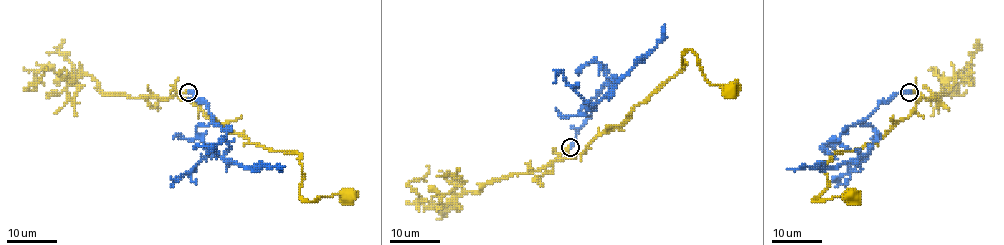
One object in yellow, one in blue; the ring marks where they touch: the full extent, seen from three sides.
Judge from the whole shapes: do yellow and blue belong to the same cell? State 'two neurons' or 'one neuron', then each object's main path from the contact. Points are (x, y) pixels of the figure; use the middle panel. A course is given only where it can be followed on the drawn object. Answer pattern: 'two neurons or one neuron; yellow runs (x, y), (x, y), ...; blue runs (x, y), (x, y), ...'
one neuron; yellow runs (570, 146), (560, 159), (583, 153), (609, 126), (622, 123), (683, 69), (686, 50), (710, 84), (729, 91); blue runs (570, 146), (595, 99), (588, 101), (581, 107), (579, 112), (583, 113), (595, 104), (657, 44), (664, 25)

